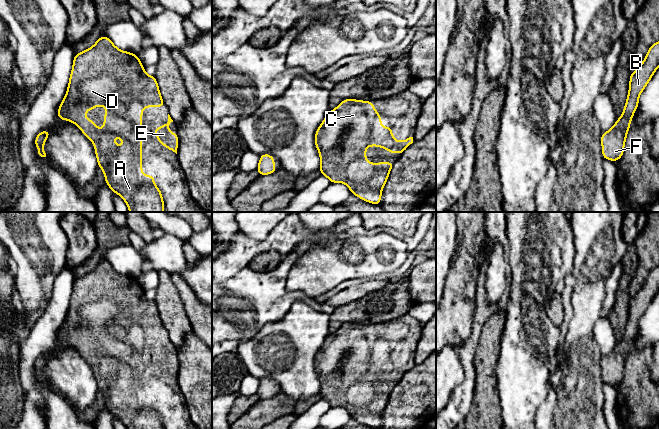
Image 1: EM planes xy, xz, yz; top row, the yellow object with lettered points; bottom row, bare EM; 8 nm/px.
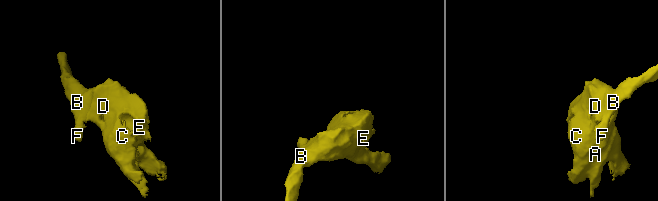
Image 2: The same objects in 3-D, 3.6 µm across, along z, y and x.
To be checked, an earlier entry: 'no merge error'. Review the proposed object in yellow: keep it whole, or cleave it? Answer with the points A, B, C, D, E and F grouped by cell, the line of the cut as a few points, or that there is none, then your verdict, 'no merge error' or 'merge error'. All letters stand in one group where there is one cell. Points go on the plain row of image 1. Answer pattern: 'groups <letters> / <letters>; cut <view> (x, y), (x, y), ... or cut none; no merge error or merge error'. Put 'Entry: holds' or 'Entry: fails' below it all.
groups A B C D E F; cut none; no merge error
Entry: holds

